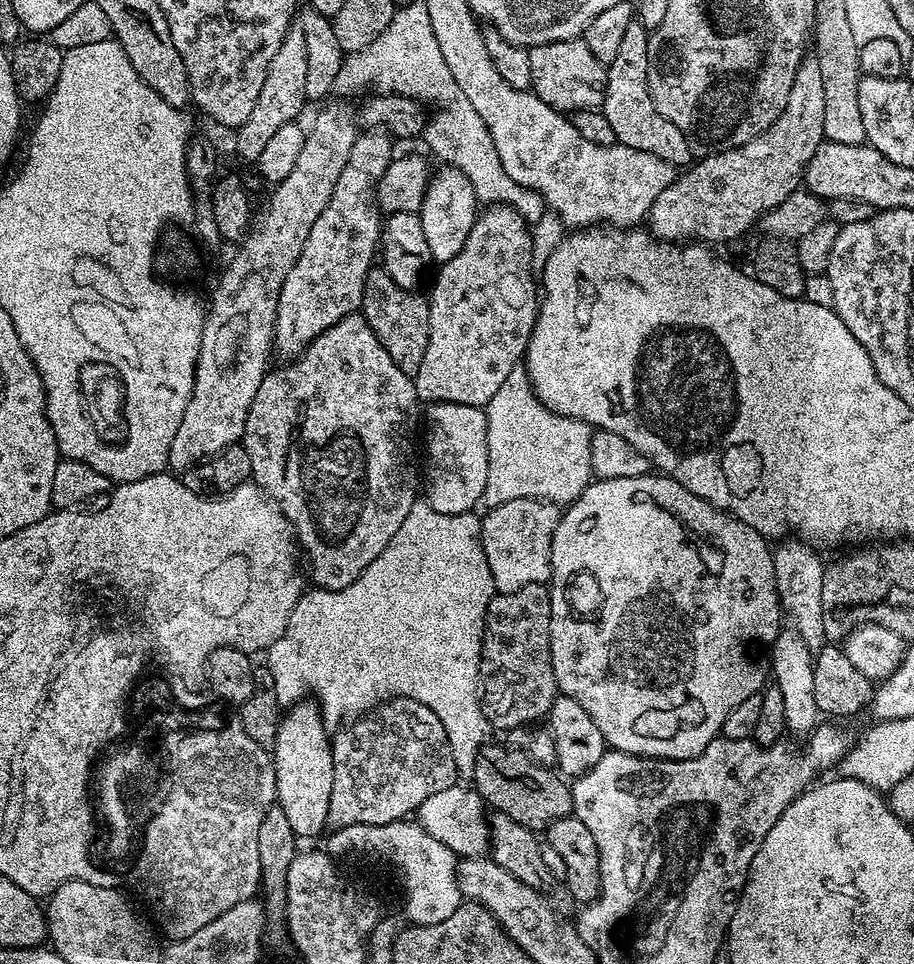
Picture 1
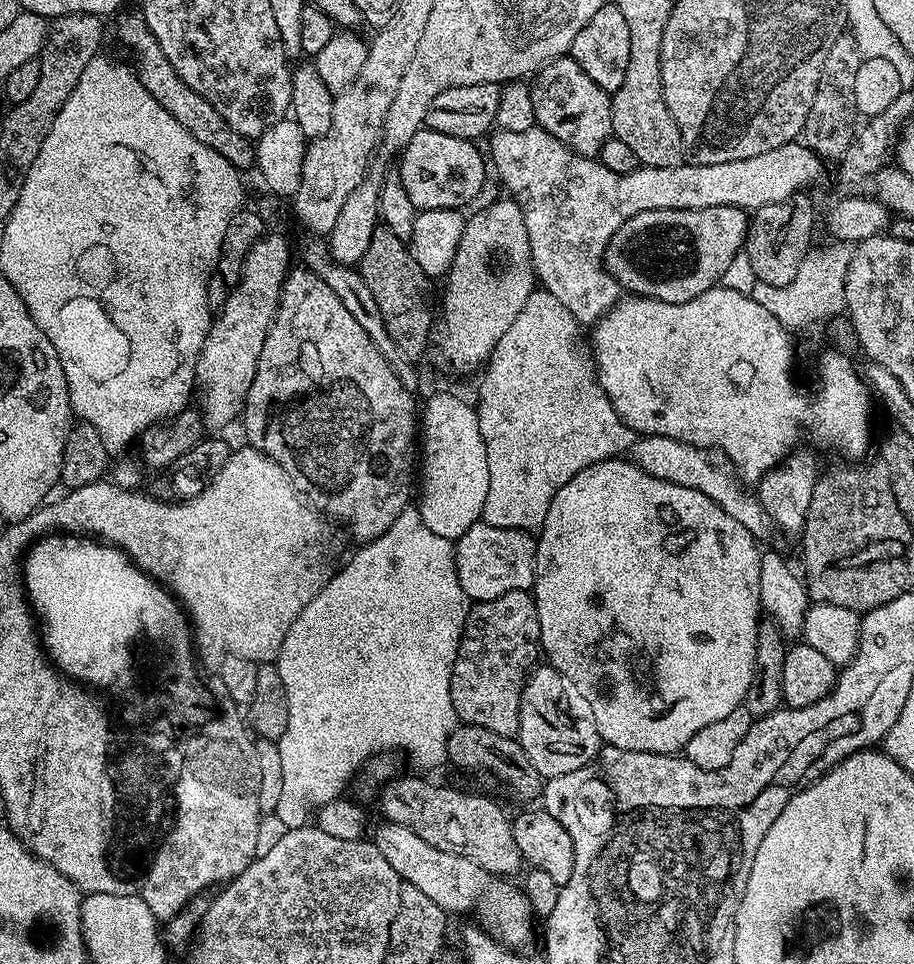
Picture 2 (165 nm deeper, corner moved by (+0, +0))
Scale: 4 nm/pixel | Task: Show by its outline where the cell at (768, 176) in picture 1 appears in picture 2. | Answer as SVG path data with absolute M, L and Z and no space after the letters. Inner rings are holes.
M710 206L702 210L642 210L642 214L634 214L634 218L630 218L624 225L616 231L614 238L610 238L610 242L604 251L604 271L612 273L617 284L625 293L635 294L637 296L649 296L655 300L662 302L690 302L690 298L698 298L698 294L702 294L706 290L717 287L723 281L726 274L726 268L733 261L734 256L741 252L744 247L744 241L748 238L748 226L750 216L743 208L735 208L734 206Z

